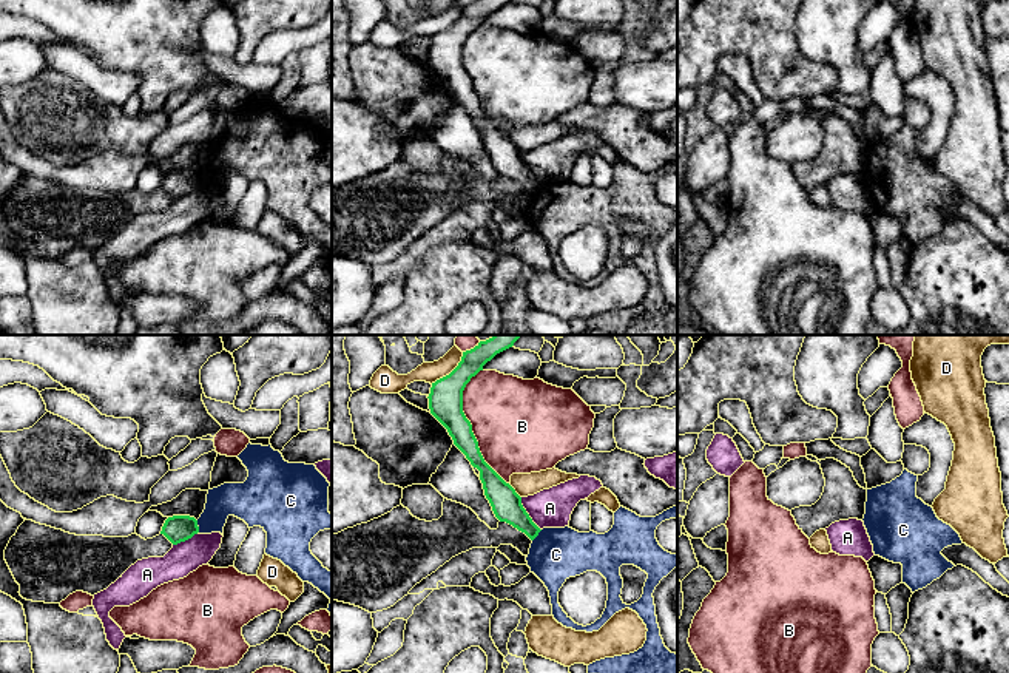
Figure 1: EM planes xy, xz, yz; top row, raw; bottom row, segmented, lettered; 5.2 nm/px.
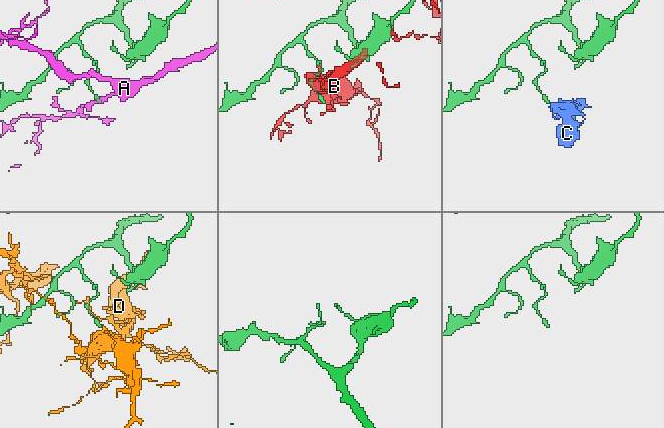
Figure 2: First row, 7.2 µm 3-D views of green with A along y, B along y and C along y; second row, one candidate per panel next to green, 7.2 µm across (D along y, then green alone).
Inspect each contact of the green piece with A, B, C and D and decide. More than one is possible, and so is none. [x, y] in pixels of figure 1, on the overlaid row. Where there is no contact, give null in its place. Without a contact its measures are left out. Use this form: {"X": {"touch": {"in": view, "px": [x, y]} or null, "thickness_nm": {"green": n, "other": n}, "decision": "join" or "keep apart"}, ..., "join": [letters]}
{"A": {"touch": {"in": "xz", "px": [528, 514]}, "thickness_nm": {"green": 160, "other": 200}, "decision": "keep apart"}, "B": {"touch": {"in": "xz", "px": [471, 426]}, "thickness_nm": {"green": 180, "other": 460}, "decision": "keep apart"}, "C": {"touch": {"in": "xy", "px": [198, 527]}, "thickness_nm": {"green": 140, "other": 180}, "decision": "keep apart"}, "D": {"touch": {"in": "xz", "px": [451, 372]}, "thickness_nm": {"green": 180, "other": 110}, "decision": "keep apart"}, "join": []}

